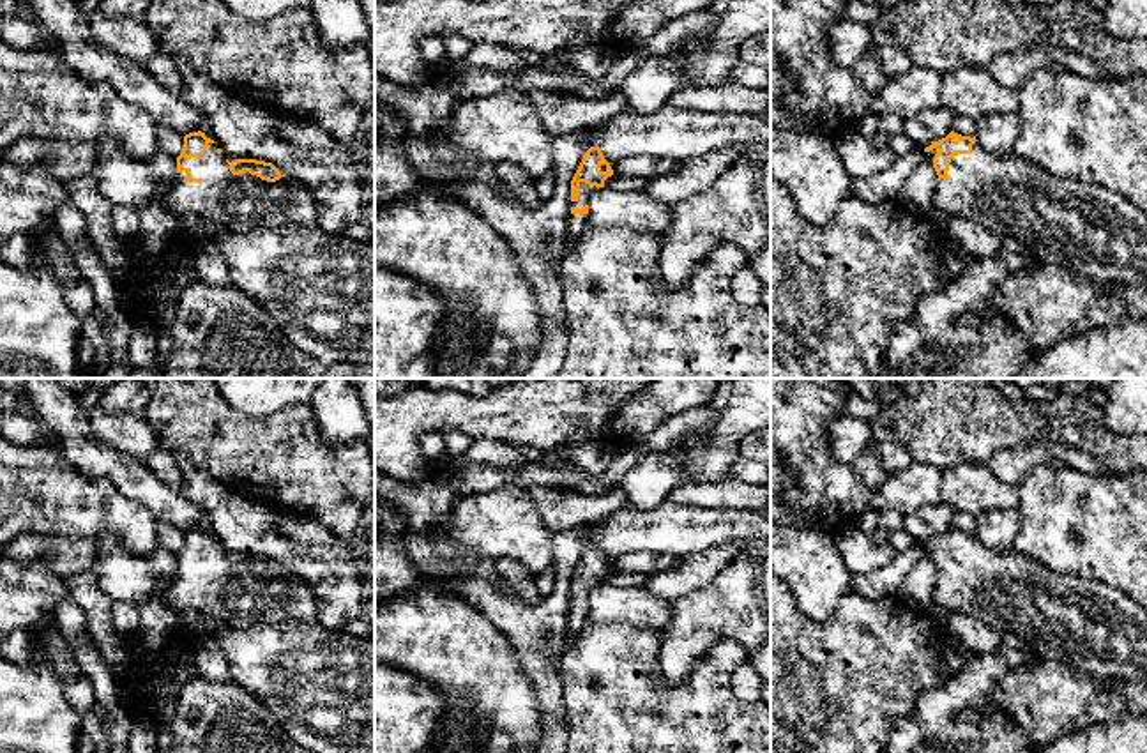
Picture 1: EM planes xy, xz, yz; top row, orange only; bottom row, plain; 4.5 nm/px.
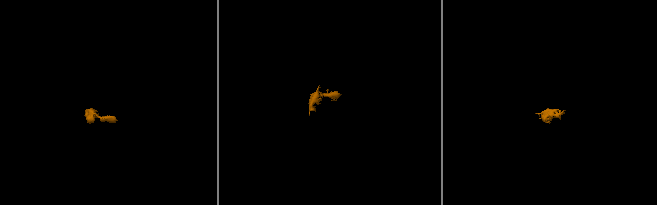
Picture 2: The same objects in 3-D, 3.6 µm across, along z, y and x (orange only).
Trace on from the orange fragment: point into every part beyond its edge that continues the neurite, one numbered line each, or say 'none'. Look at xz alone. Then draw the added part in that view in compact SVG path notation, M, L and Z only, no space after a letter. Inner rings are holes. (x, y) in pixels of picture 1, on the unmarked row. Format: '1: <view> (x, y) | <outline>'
1: xz (584, 587) | M580 578L580 583L578 583L578 596L576 597L571 597L571 603L573 605L581 605L587 601L589 597L589 592L596 587L597 583L596 582L589 582L585 578Z

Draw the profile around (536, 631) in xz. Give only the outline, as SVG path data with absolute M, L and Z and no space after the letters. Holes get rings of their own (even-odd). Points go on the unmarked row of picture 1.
M583 527L553 534L553 590L536 605L514 599L504 585L495 562L477 559L467 566L468 553L442 543L442 559L461 566L461 582L454 594L474 603L511 642L523 672L541 702L541 735L532 753L566 753L562 677L558 654L571 613L571 576L587 550Z

